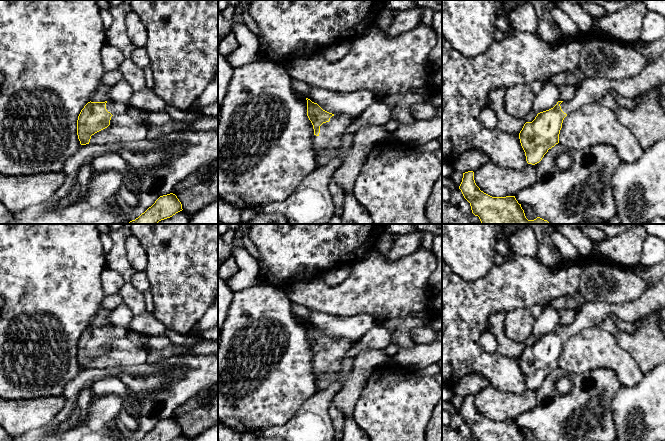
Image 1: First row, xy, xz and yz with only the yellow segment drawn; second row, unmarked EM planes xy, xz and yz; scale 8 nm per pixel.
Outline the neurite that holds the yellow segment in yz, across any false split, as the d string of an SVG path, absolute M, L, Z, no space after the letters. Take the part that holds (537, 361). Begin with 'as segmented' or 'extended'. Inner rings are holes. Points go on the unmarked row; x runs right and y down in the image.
extended; M665 275L659 283L648 288L642 296L636 300L626 301L621 304L585 302L585 304L577 310L576 317L571 324L558 325L553 332L538 337L532 346L526 346L524 348L519 357L519 363L525 376L527 387L532 389L539 387L548 374L559 367L562 347L568 338L584 329L597 327L602 321L607 318L612 318L613 316L626 322L636 322L638 317L647 317L653 312L659 312L663 308L665 308Z

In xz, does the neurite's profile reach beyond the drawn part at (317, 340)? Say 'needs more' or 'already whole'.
needs more

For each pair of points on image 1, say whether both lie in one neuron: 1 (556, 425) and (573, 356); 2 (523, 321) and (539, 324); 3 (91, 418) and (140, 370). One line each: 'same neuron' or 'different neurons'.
1: different neurons
2: different neurons
3: same neuron

